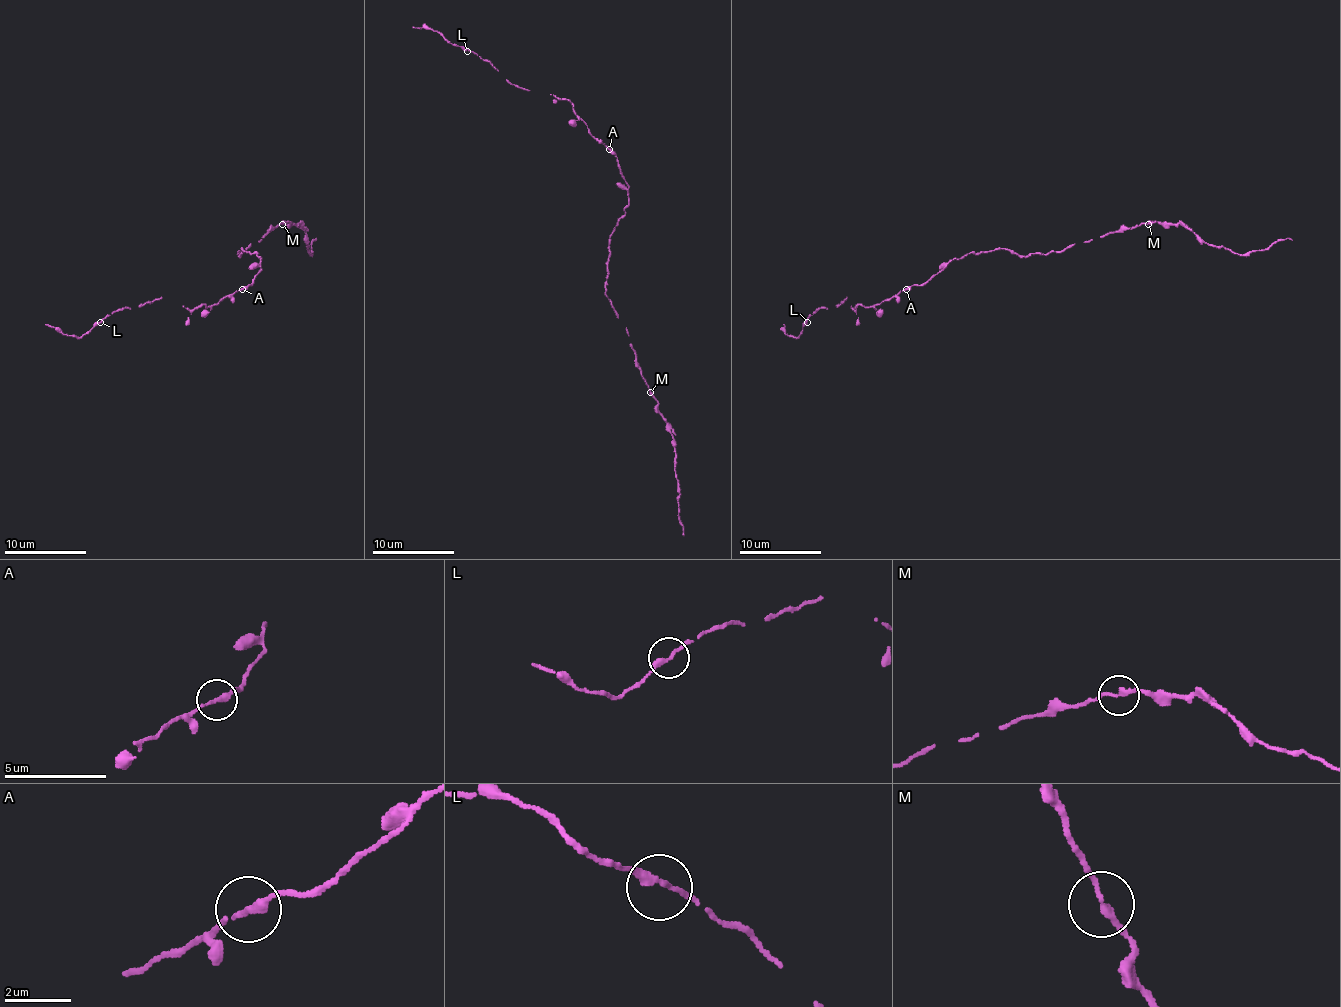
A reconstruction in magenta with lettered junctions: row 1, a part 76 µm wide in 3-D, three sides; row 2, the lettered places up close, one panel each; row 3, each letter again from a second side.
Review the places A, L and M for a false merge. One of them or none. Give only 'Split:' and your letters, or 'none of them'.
Split: none of them

